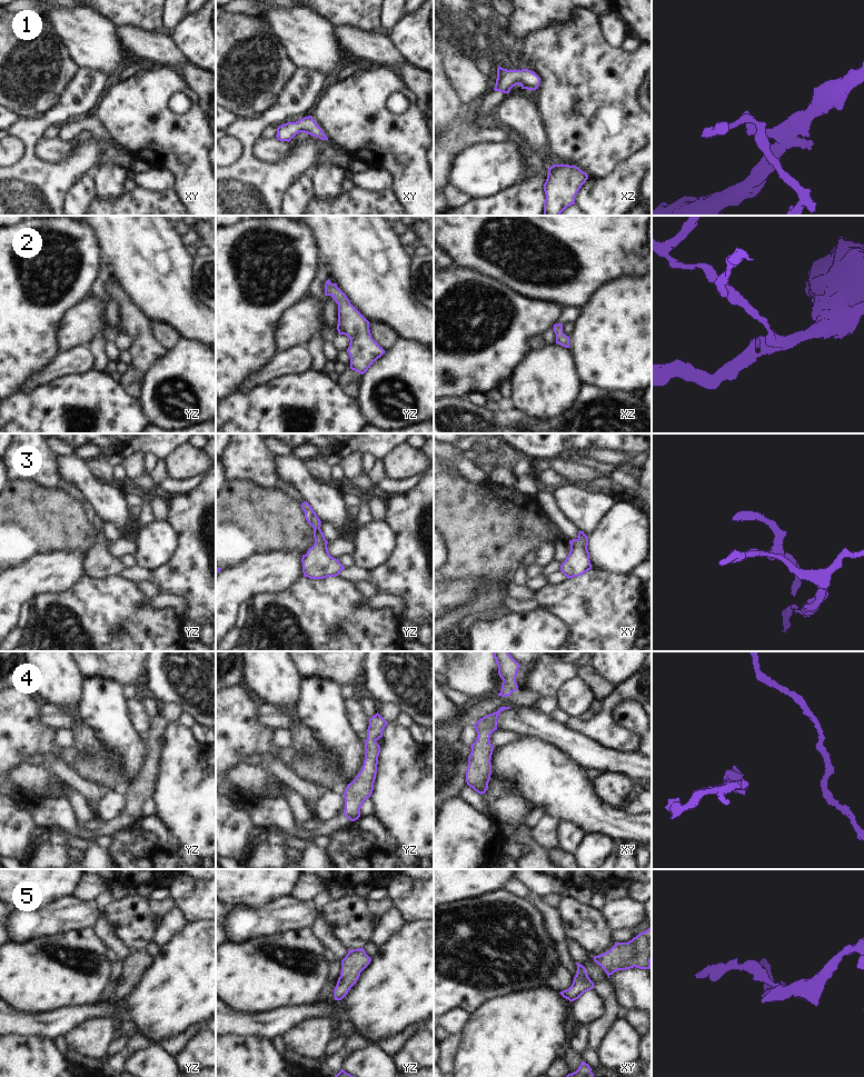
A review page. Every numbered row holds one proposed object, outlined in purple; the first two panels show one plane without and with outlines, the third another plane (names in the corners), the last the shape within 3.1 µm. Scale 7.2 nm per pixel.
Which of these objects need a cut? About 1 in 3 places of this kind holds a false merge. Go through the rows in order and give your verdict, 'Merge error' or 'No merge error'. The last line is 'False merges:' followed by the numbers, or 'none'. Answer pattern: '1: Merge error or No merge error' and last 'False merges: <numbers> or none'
1: No merge error
2: No merge error
3: No merge error
4: No merge error
5: No merge error
False merges: none

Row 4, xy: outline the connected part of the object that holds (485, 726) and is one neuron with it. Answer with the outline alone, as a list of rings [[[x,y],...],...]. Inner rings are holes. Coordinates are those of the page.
[[[500,707],[496,712],[489,714],[474,724],[477,731],[477,739],[470,746],[471,751],[468,757],[466,782],[480,795],[486,792],[491,775],[490,759],[494,746],[489,741],[490,735],[497,730],[499,714],[509,708]]]

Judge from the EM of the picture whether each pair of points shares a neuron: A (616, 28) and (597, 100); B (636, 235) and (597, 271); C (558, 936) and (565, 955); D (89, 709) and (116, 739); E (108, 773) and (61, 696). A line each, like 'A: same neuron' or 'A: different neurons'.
A: different neurons
B: same neuron
C: same neuron
D: same neuron
E: same neuron

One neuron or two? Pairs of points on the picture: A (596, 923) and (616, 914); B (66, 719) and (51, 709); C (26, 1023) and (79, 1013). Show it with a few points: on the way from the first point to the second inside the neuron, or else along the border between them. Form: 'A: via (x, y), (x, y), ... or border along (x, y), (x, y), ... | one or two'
A: border along (602, 911), (614, 928) | two
B: via (62, 717), (55, 712) | one
C: via (39, 1025), (46, 1027), (66, 1019) | one

